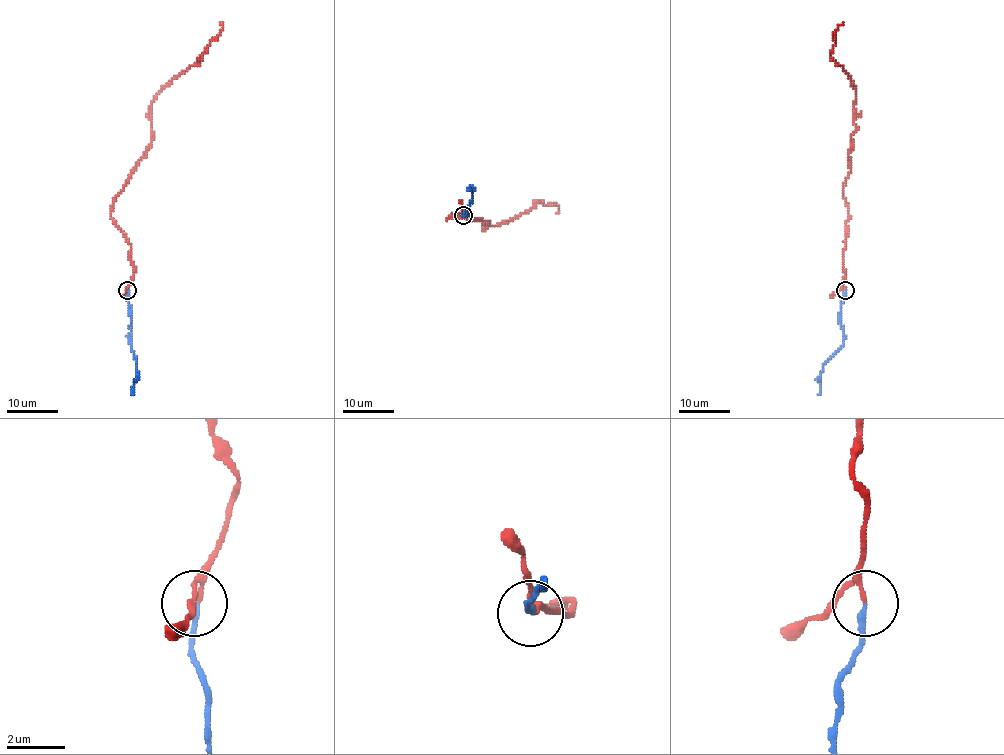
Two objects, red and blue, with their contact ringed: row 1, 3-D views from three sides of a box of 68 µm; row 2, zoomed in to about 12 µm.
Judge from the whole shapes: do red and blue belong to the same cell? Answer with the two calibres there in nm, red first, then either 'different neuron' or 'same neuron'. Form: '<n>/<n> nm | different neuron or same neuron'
100/170 nm | same neuron

